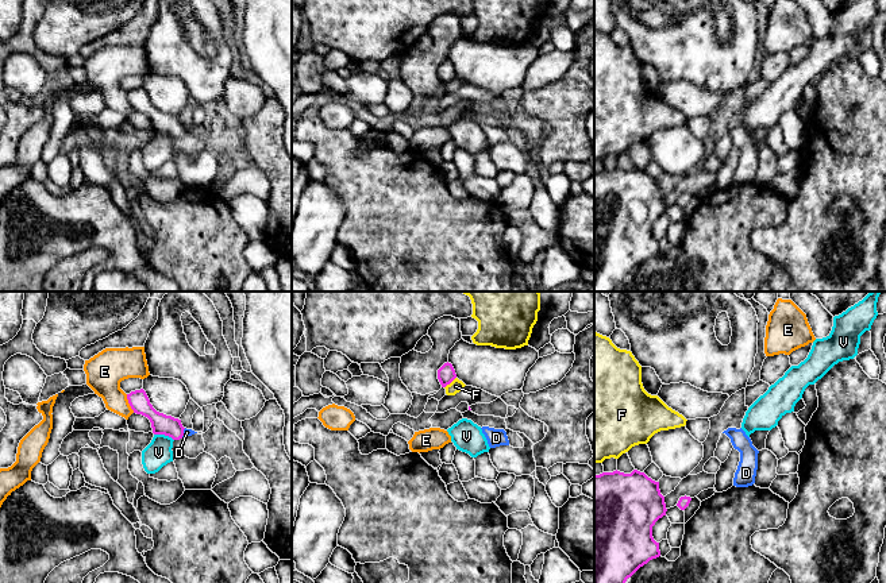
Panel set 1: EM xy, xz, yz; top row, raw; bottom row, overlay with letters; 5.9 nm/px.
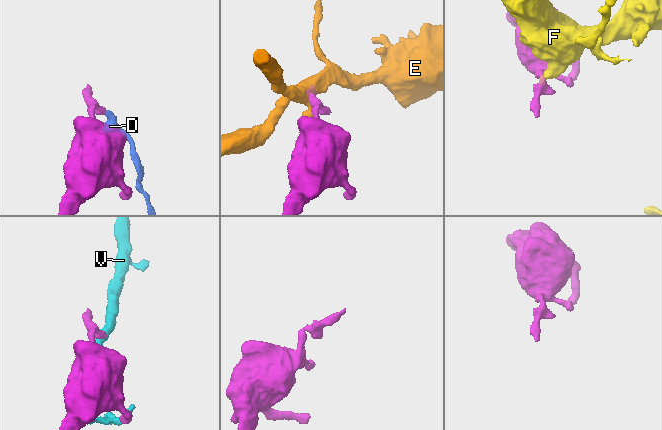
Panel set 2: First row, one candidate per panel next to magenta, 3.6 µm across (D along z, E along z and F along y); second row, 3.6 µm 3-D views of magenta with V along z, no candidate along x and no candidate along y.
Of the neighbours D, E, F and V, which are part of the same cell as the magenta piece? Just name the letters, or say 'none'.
D

